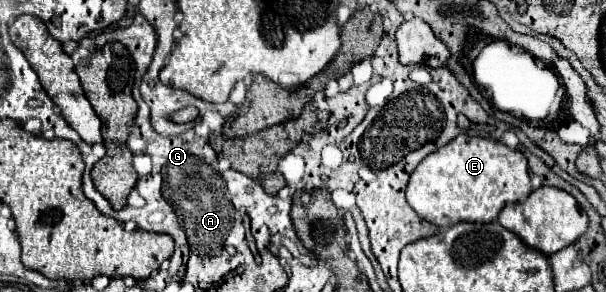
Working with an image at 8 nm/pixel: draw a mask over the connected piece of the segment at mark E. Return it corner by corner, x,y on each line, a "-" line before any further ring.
462,134
416,166
406,188
406,200
424,220
448,228
462,220
490,222
508,202
524,200
530,192
528,166
522,152
510,150
492,138

